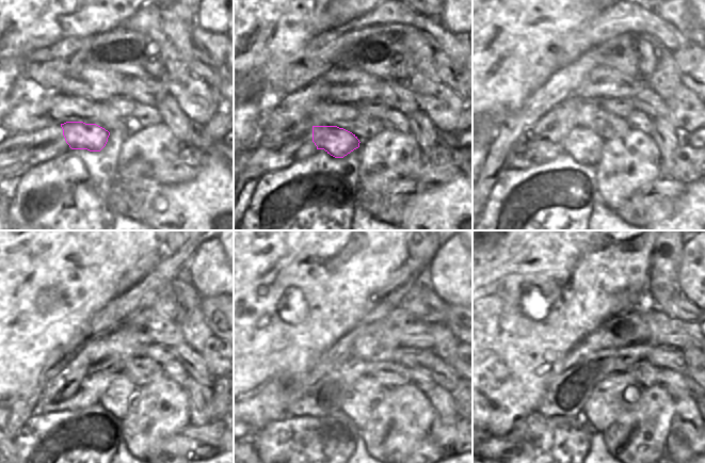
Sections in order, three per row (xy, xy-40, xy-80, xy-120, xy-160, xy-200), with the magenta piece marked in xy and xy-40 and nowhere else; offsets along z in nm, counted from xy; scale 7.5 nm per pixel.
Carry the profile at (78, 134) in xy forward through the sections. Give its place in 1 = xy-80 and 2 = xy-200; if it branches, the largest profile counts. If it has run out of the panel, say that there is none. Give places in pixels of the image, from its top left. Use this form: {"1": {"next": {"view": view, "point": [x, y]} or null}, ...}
{"1": {"next": {"view": "xy-80", "point": [577, 142]}}, "2": {"next": {"view": "xy-200", "point": [615, 394]}}}

